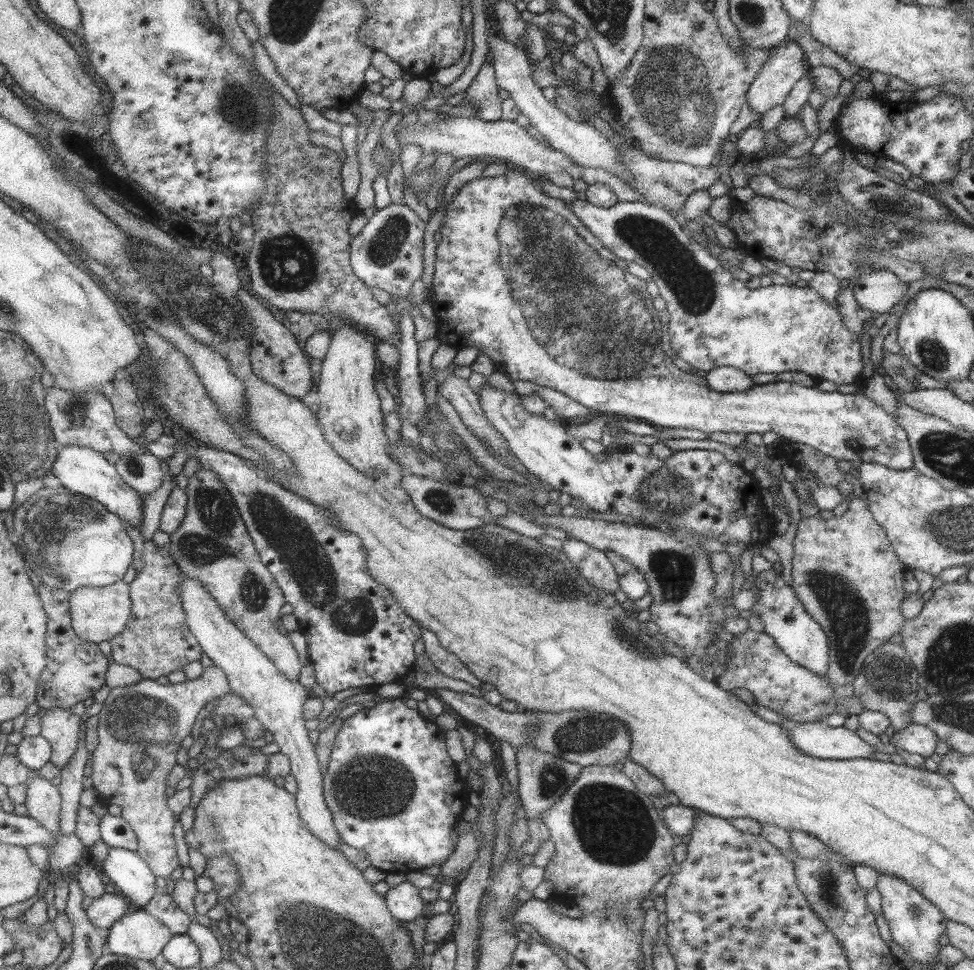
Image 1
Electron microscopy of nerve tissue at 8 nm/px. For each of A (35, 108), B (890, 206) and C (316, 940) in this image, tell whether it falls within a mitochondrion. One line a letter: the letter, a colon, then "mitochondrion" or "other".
A: other
B: mitochondrion
C: mitochondrion

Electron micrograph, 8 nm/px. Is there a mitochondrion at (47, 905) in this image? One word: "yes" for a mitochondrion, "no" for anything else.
no

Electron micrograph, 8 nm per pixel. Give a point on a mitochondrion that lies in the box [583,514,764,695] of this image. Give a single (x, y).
(675, 572)

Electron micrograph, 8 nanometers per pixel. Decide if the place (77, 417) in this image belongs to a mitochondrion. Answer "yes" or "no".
yes

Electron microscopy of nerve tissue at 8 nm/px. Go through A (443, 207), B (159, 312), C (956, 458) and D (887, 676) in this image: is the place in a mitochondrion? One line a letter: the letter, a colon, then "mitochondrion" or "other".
A: other
B: mitochondrion
C: mitochondrion
D: mitochondrion

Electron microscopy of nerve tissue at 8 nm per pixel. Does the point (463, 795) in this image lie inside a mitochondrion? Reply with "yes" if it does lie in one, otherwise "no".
no

